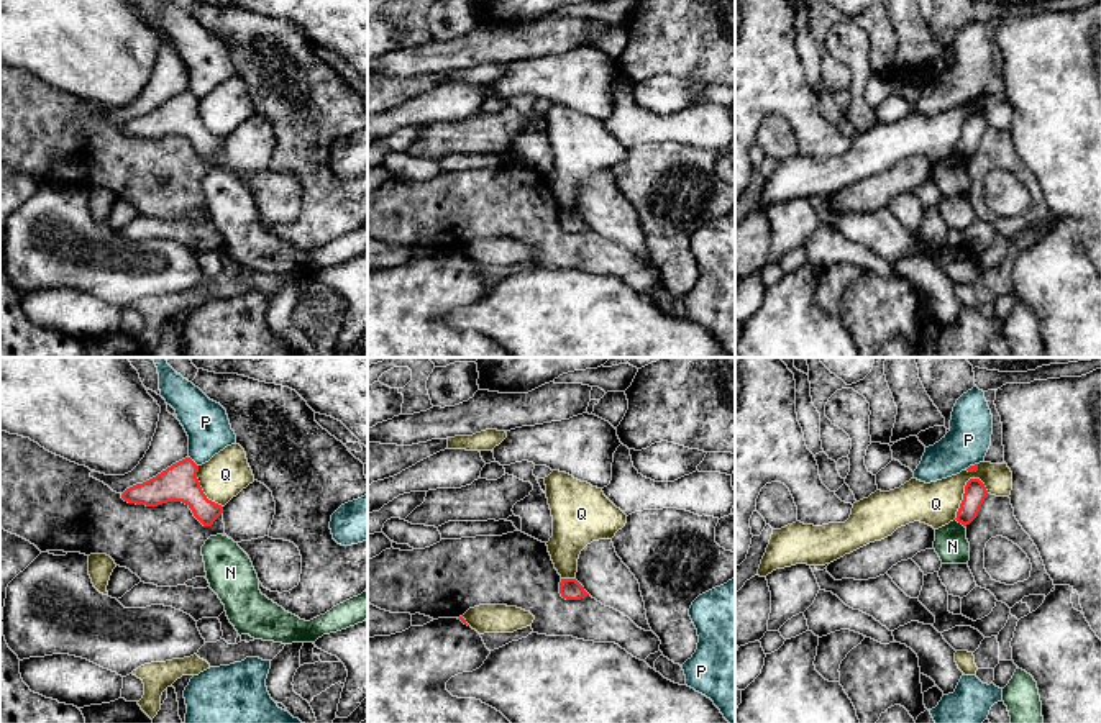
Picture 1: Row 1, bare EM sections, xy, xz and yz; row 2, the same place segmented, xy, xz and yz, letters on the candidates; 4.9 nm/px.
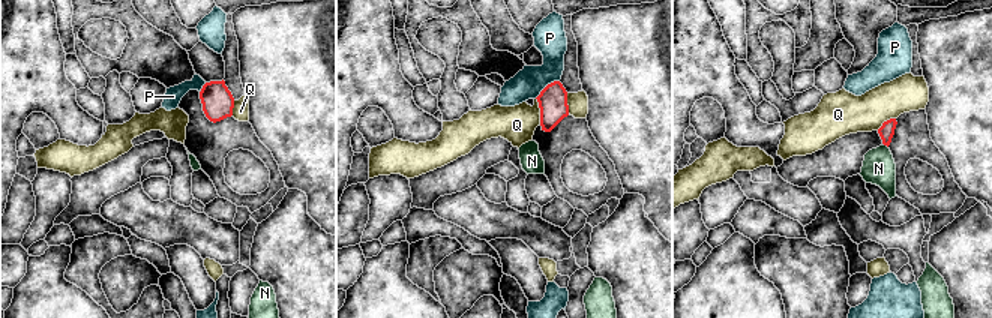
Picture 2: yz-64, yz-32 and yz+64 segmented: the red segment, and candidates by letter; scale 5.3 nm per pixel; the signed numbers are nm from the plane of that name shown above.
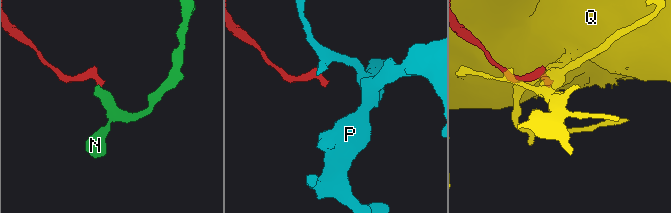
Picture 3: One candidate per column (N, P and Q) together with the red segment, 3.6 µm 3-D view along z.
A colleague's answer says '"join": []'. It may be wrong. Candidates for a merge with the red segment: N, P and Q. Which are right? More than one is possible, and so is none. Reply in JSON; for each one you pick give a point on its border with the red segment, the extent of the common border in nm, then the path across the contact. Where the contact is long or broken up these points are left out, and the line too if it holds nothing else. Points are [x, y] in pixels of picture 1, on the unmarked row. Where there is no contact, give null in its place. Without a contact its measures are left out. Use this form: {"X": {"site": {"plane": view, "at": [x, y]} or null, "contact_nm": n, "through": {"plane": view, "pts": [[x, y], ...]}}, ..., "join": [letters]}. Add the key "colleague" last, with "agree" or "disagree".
{"join": [], "colleague": "agree"}

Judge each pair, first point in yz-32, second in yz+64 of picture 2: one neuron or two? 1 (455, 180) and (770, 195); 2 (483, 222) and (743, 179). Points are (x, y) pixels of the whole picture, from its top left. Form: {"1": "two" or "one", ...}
{"1": "two", "2": "one"}

